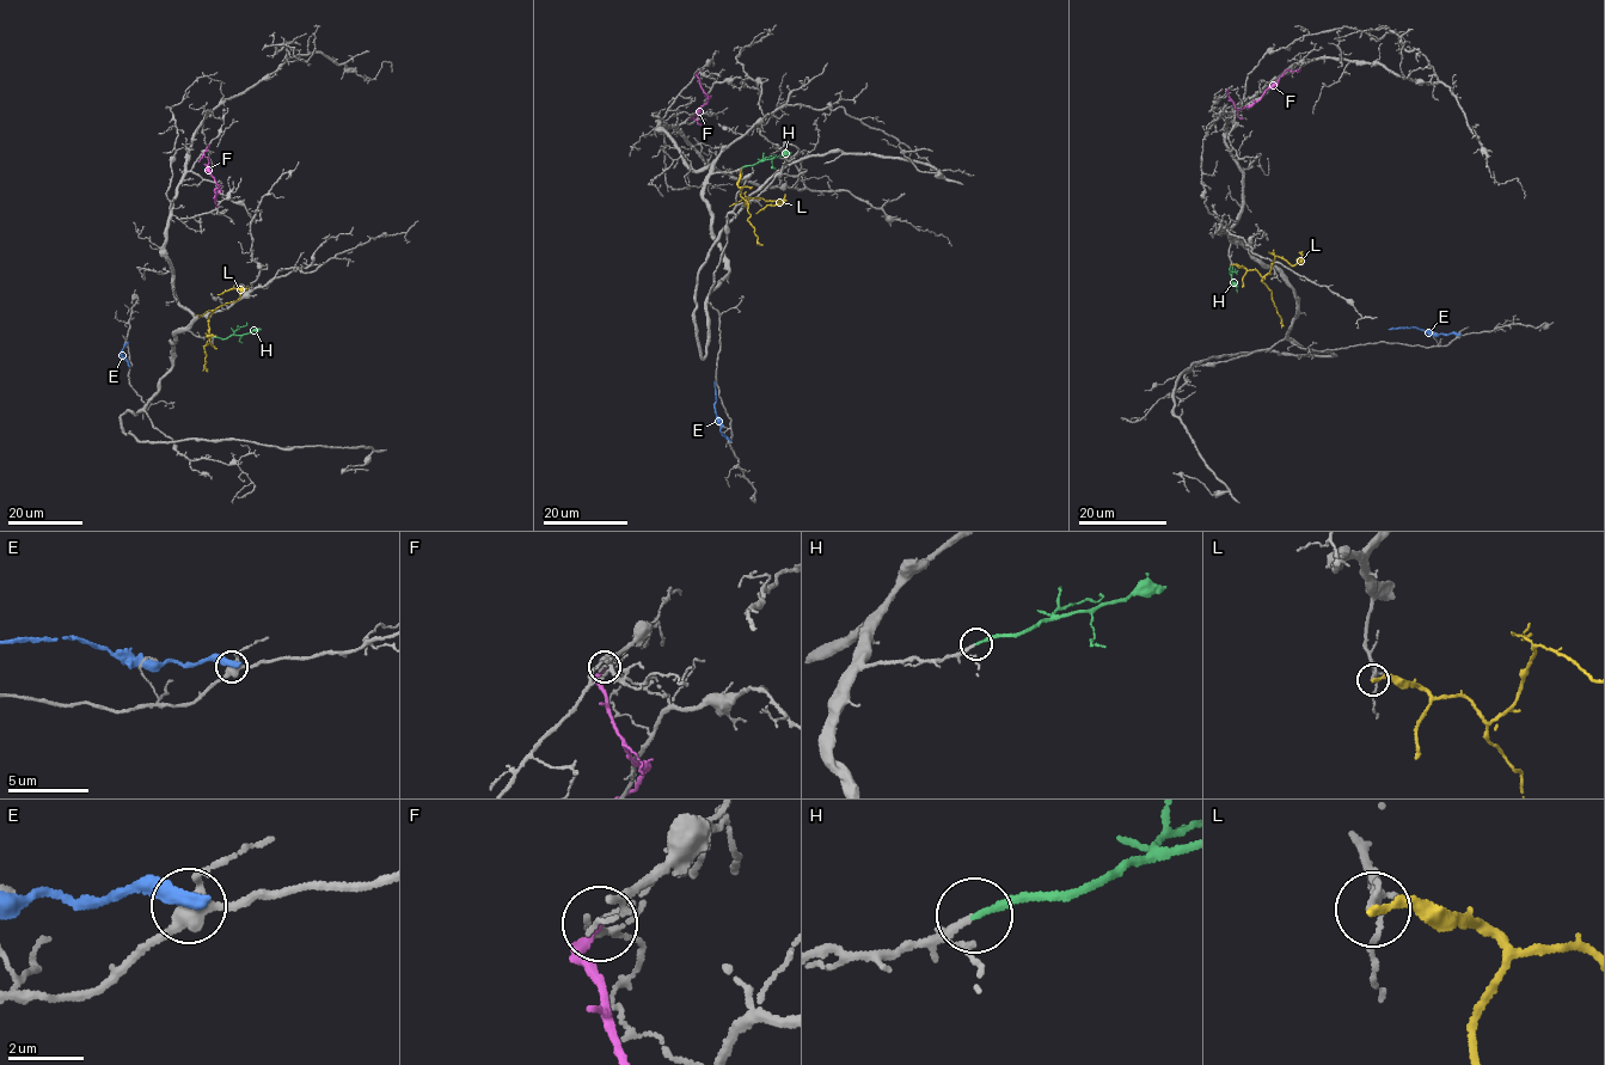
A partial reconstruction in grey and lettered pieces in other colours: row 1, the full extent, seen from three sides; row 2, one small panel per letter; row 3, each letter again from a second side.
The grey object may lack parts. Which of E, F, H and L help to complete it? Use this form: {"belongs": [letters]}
{"belongs": ["H"]}

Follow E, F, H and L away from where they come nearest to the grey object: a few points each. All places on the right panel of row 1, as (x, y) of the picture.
E: (1458, 335), (1429, 335), (1411, 326), (1389, 329)
F: (1226, 90), (1233, 104), (1241, 109), (1259, 102), (1286, 71), (1297, 72), (1300, 68)
H: (1230, 265), (1236, 286)
L: (1231, 265), (1256, 270), (1263, 276), (1275, 256), (1291, 267), (1303, 257), (1300, 252)

